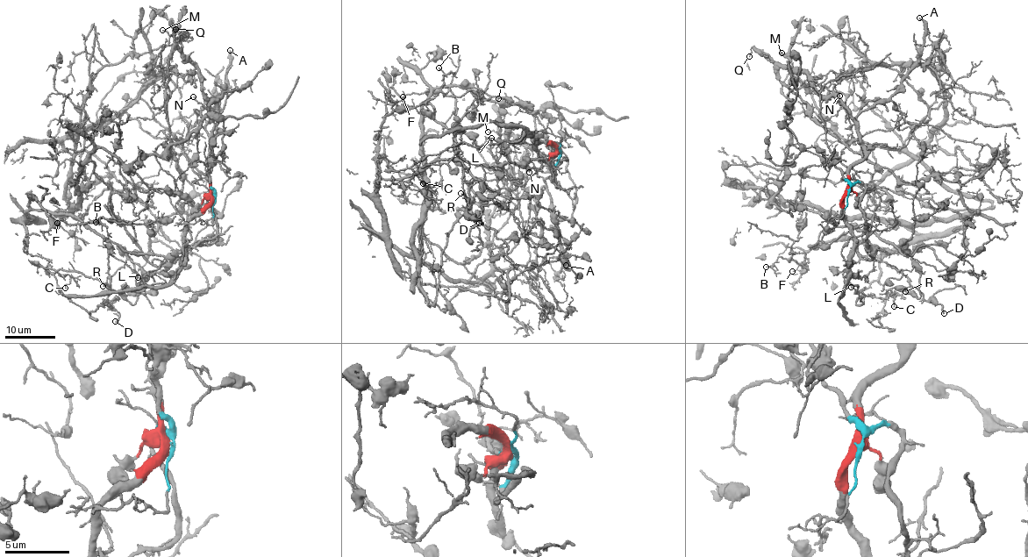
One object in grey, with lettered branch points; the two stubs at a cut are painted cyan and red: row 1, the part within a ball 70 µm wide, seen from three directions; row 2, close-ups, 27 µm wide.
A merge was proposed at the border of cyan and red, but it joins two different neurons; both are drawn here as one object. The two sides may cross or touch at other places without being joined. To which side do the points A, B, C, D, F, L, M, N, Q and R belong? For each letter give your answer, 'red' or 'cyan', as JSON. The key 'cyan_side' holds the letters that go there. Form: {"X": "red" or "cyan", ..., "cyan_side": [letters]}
{"A": "red", "B": "cyan", "C": "red", "D": "cyan", "F": "cyan", "L": "red", "M": "red", "N": "red", "Q": "red", "R": "cyan", "cyan_side": ["B", "D", "F", "R"]}

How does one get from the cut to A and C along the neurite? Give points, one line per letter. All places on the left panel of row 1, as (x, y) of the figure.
A: (214, 201), (207, 171), (210, 139), (205, 126), (217, 108), (219, 95), (224, 89), (230, 50)
C: (214, 201), (188, 224), (180, 273), (172, 281), (117, 291), (83, 274), (55, 271), (69, 275), (65, 288)

